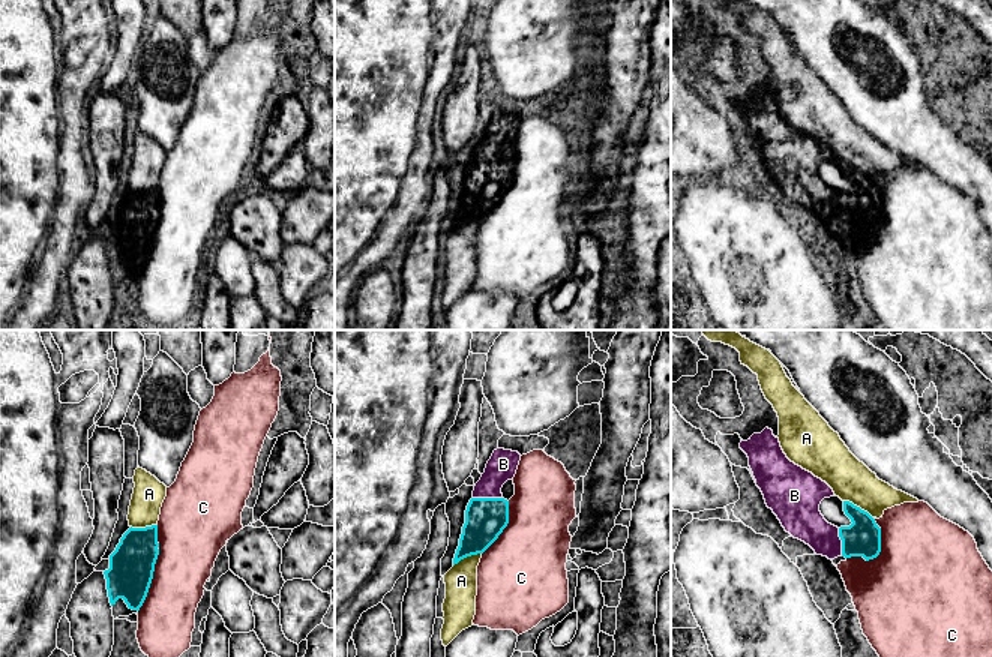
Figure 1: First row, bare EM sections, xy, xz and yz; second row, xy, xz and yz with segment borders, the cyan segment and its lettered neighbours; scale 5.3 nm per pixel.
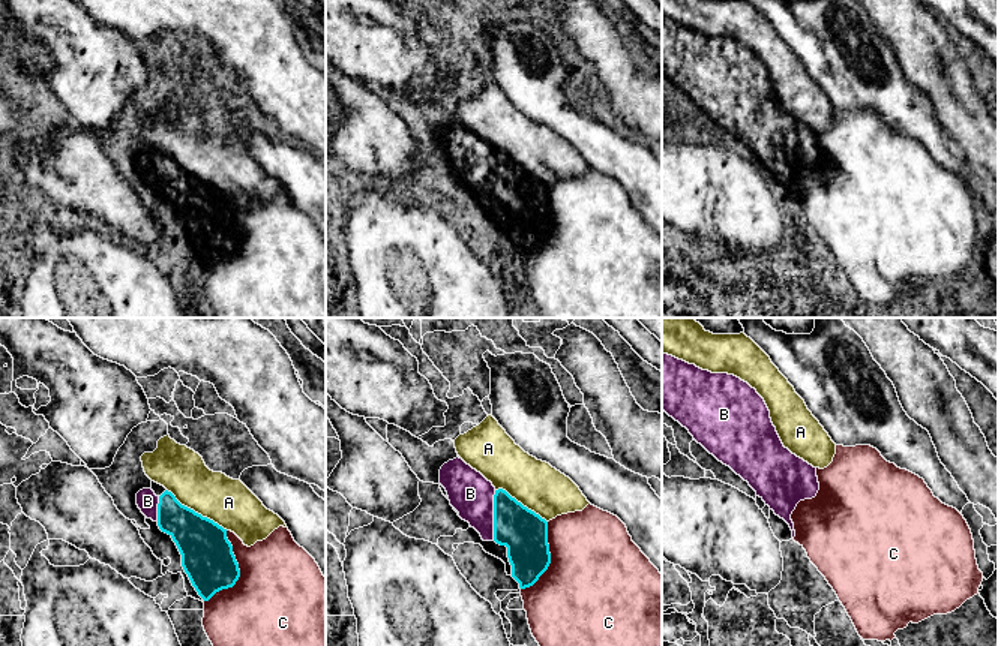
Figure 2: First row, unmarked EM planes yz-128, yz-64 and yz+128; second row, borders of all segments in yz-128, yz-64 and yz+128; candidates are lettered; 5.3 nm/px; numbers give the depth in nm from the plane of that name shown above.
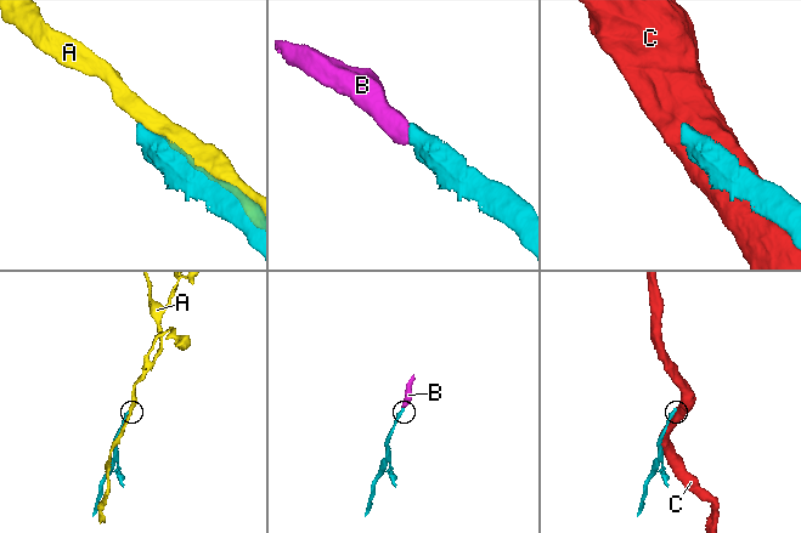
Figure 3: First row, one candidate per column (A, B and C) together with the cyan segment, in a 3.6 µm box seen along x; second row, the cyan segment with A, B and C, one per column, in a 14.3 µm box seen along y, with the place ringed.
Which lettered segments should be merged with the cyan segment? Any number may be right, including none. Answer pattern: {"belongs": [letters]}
{"belongs": ["B"]}

